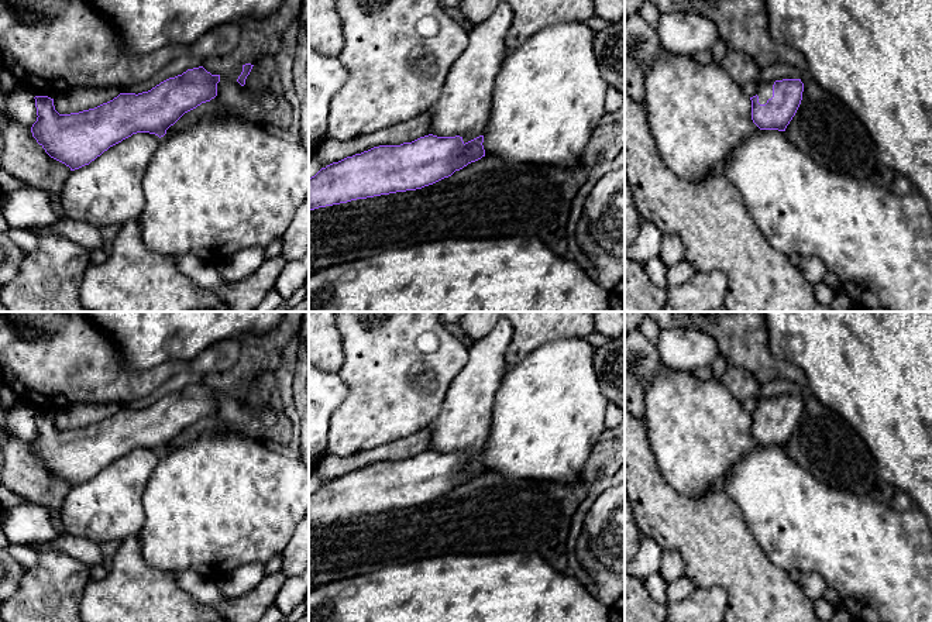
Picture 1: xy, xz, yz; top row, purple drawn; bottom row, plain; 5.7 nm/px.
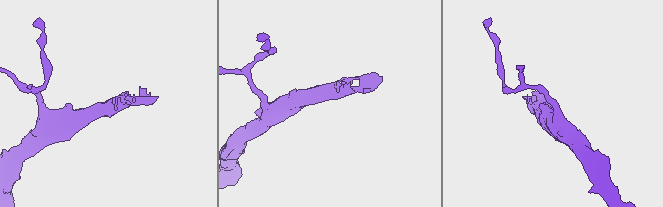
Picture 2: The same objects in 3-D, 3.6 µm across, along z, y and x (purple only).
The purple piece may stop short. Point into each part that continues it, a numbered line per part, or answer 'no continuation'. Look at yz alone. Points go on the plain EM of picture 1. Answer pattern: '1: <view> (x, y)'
1: yz (764, 405)

